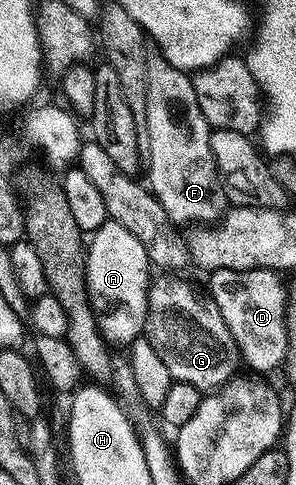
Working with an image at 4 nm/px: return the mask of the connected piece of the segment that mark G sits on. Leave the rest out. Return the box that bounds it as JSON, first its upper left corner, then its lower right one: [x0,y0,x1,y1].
[143,272,241,392]

